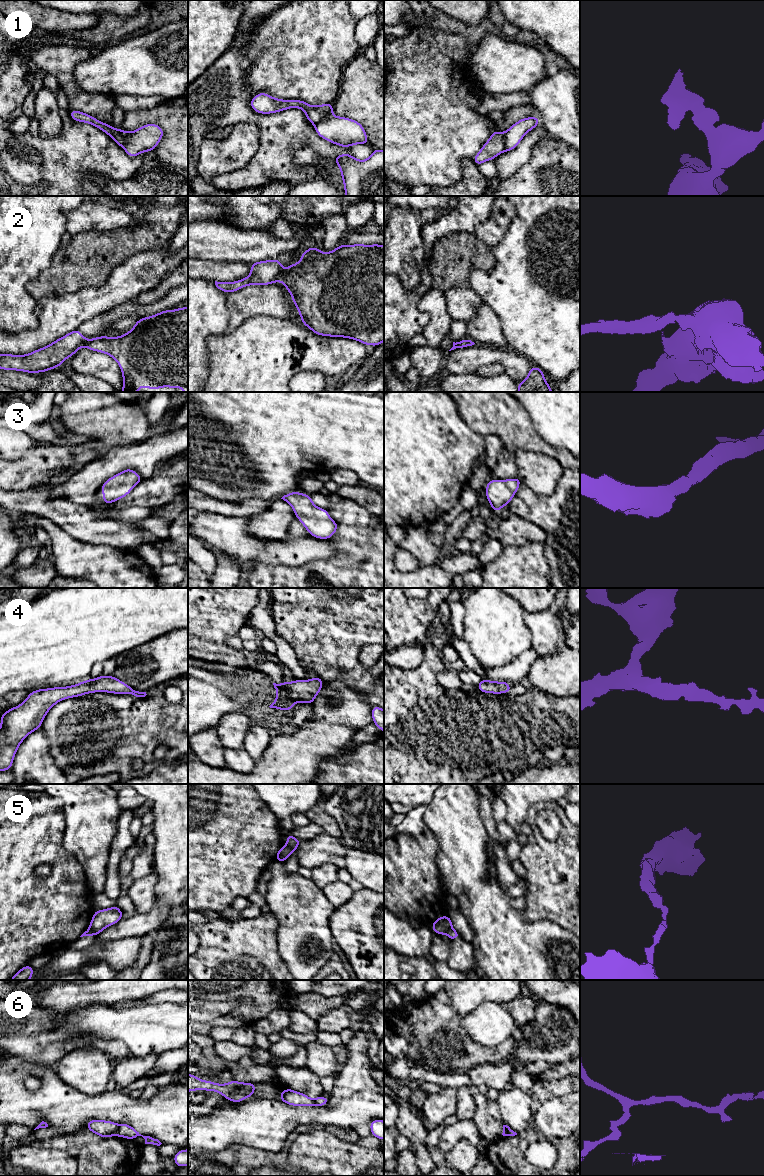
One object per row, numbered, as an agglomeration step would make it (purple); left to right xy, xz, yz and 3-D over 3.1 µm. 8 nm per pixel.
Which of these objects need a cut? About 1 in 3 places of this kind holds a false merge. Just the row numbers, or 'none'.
1, 2, 5, 6

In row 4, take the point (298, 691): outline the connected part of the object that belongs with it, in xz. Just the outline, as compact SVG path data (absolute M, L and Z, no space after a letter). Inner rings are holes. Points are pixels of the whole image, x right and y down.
M318 676L307 681L294 680L291 683L287 681L282 684L273 683L277 691L277 698L269 707L285 712L291 710L292 706L298 702L312 705L315 697L321 691L323 683L324 681Z

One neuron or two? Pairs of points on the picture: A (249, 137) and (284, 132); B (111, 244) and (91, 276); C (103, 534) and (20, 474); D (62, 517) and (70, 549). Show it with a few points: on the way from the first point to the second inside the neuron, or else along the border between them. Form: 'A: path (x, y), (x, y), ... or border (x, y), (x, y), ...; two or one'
A: border (240, 122), (258, 129), (258, 148), (250, 158); two
B: path (103, 252), (91, 264), (91, 268); one
C: border (54, 485), (39, 485), (14, 491); two
D: border (47, 518), (73, 537), (87, 543); two

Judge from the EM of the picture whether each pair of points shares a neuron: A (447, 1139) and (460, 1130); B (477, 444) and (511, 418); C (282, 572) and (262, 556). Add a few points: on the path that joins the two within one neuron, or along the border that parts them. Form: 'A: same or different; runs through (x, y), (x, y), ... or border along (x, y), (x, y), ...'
A: same; runs through (450, 1136), (457, 1132)
B: different; border along (464, 421), (483, 436)
C: different; border along (250, 565), (253, 563), (265, 563), (297, 567)

